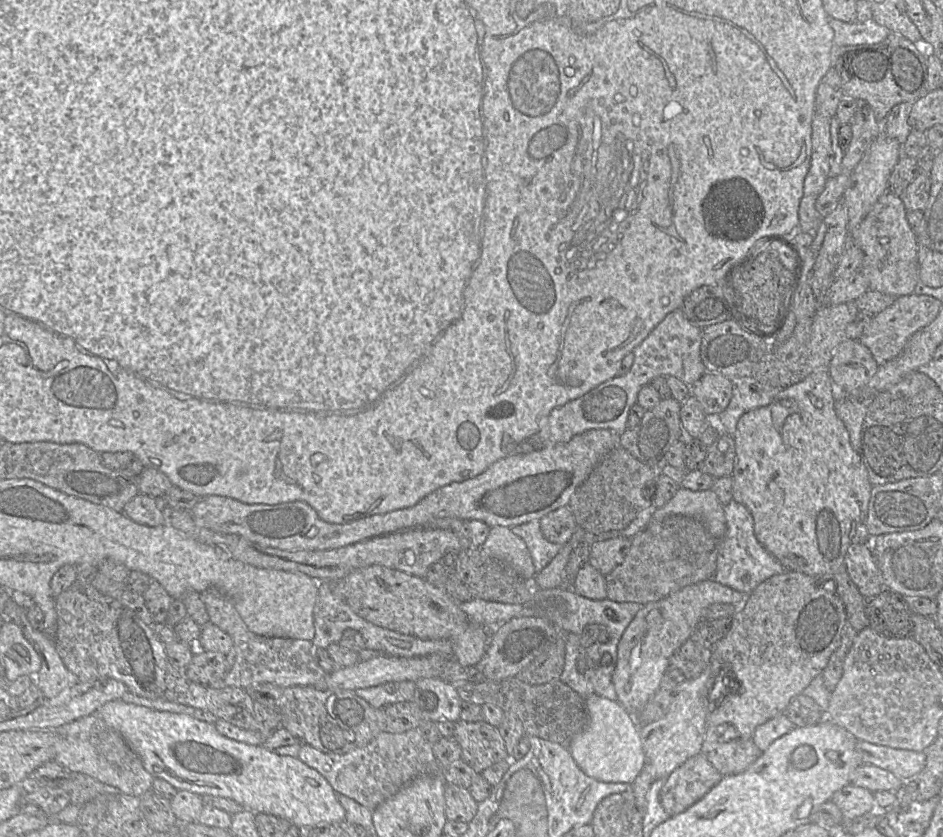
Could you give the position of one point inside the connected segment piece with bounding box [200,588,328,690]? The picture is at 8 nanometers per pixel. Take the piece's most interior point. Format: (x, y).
(286, 662)

